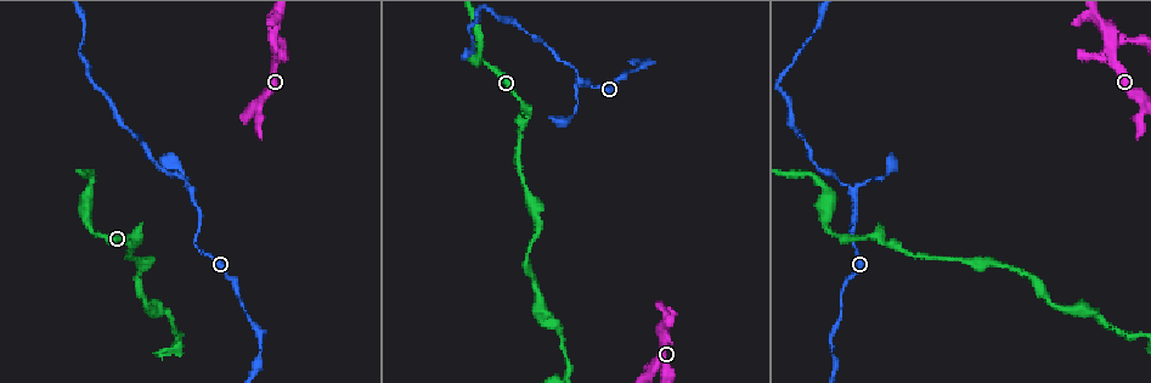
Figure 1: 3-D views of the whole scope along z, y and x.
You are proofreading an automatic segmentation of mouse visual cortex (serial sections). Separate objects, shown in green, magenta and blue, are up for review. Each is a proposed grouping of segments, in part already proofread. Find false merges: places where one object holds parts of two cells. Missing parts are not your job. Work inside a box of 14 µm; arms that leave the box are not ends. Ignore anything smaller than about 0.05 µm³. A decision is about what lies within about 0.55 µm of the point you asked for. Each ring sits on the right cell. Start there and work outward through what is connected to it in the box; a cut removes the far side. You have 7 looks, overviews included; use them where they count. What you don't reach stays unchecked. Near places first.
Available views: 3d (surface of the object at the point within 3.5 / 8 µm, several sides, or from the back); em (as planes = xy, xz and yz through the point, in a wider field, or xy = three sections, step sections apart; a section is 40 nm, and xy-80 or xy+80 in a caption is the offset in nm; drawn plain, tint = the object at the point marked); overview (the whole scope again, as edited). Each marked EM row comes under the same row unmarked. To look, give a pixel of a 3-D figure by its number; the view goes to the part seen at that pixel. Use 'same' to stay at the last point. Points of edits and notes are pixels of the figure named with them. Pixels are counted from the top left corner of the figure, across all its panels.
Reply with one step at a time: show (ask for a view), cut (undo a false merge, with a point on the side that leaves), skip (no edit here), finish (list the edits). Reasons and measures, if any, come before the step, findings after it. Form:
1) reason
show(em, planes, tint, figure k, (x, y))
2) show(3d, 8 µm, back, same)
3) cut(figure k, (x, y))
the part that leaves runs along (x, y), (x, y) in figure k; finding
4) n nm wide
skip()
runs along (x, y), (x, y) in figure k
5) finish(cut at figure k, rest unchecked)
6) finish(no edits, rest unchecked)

abrupt turn
show(3d, 3.5 µm, figure 1, (191, 193))

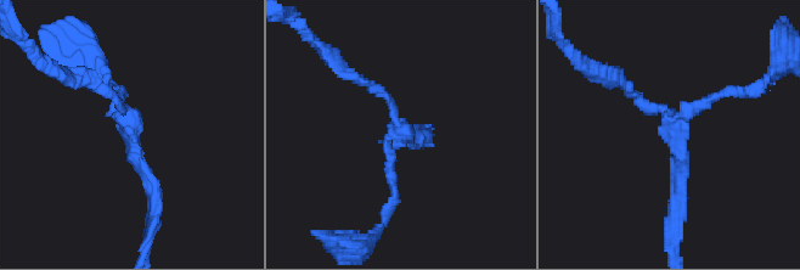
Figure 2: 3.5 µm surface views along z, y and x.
3 arms; arms of 150, 150, 200 nm
show(em, xy, step 2, tint, figure 2, (673, 129))

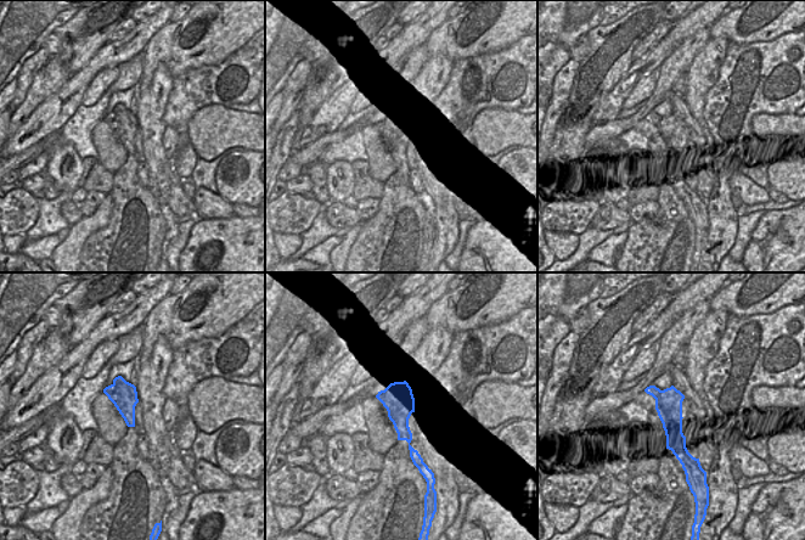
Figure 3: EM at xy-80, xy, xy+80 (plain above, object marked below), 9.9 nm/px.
300 nm wide
cut(figure 2, (392, 179))
border along (113, 383), (118, 395), (114, 403) in figure 3; two cells meet here

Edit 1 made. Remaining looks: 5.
sudden change in width
show(3d, 3.5 µm, figure 1, (480, 55))

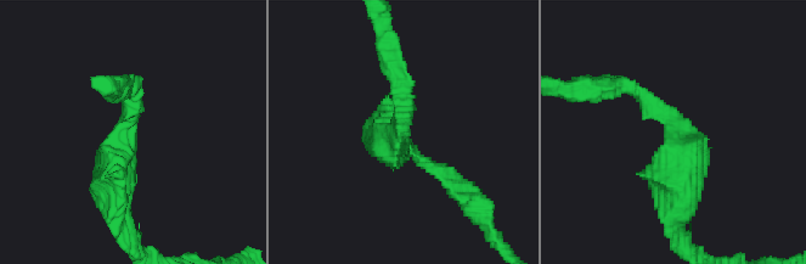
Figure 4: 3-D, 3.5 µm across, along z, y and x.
arms of 200, 500 nm; need the tissue
show(em, planes, tint, figure 4, (128, 119))

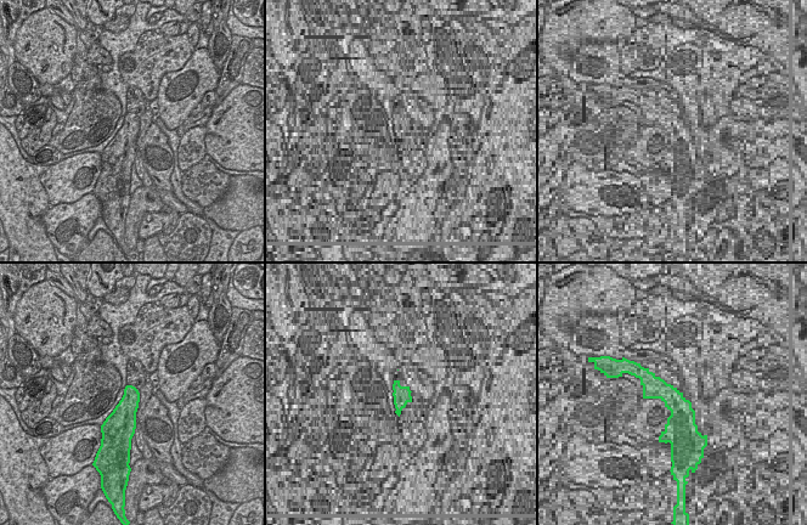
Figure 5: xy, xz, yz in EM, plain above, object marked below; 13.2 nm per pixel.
skip()
runs along (681, 200), (675, 124), (631, 88), (607, 88) in figure 4; all the same cell

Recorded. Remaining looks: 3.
a narrow waist
show(3d, 8 µm, figure 1, (260, 354))

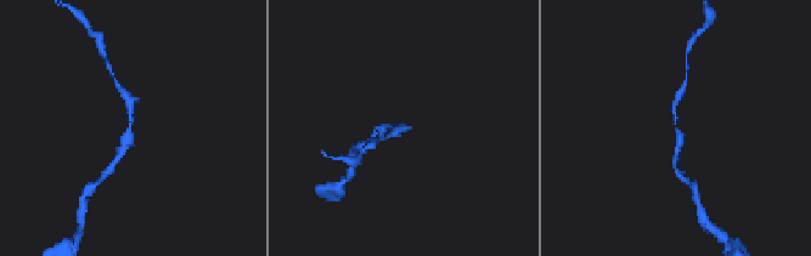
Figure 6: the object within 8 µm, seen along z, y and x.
show(3d, 3.5 µm, figure 6, (129, 130))

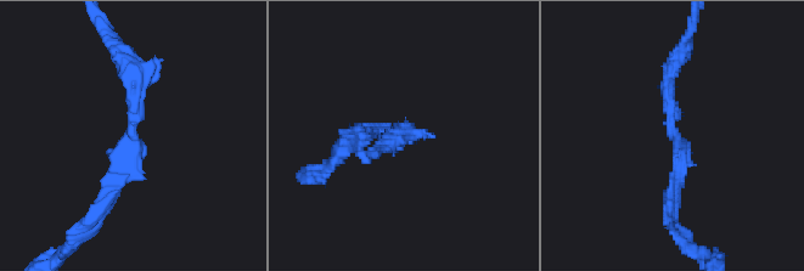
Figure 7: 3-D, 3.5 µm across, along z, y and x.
arms of 200, 200 nm
show(em, xy, step 2, tint, figure 7, (131, 134))

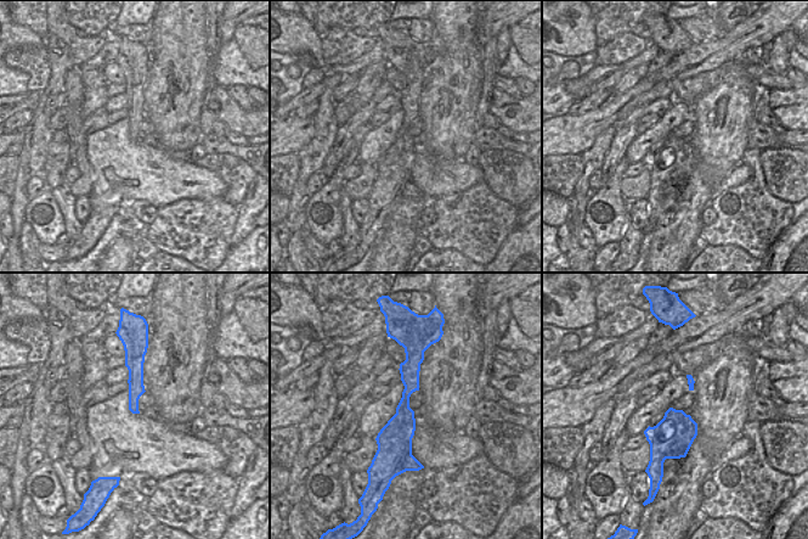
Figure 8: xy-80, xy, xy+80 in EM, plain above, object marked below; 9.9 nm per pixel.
skip()
runs along (122, 57), (133, 128), (100, 207) in figure 7; one cell here

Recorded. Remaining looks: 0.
finish(cut at figure 2, rest unchecked)

